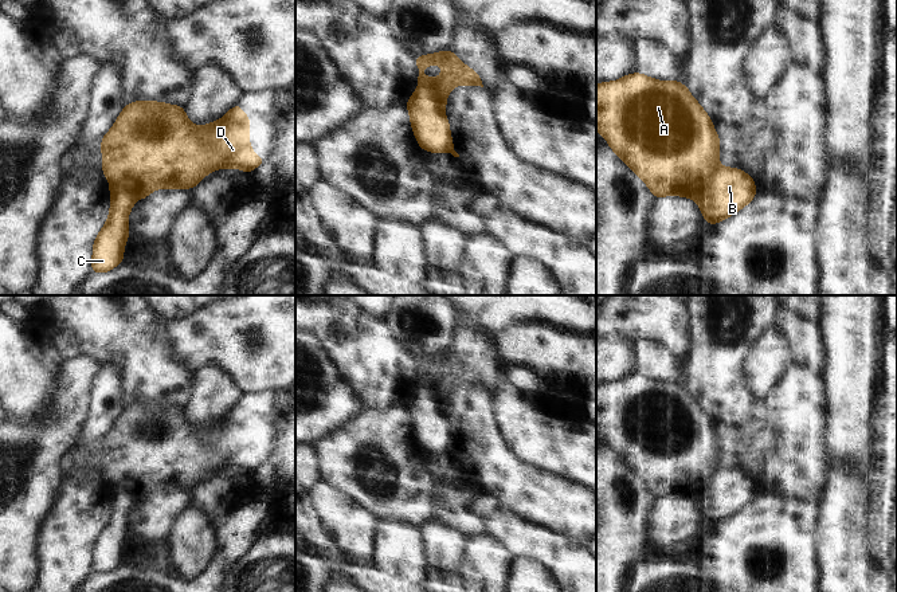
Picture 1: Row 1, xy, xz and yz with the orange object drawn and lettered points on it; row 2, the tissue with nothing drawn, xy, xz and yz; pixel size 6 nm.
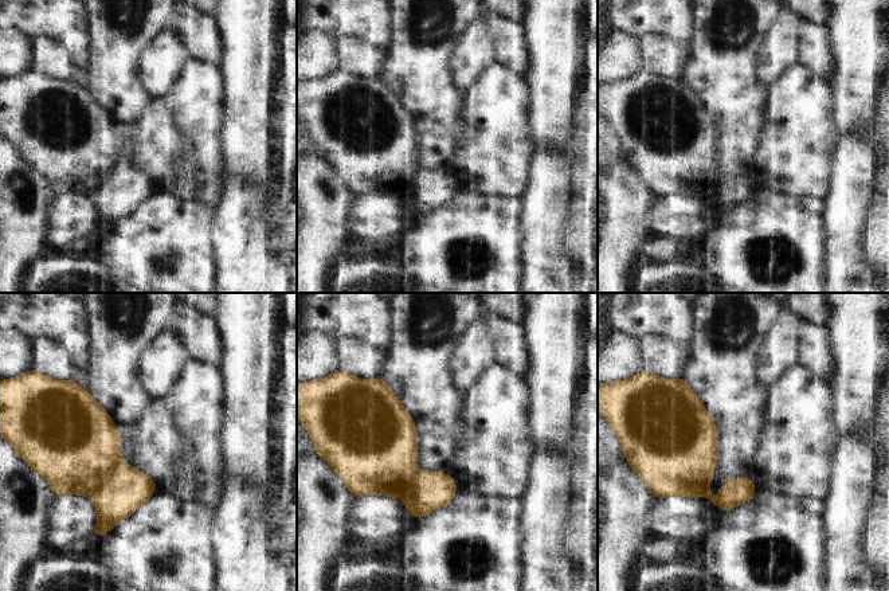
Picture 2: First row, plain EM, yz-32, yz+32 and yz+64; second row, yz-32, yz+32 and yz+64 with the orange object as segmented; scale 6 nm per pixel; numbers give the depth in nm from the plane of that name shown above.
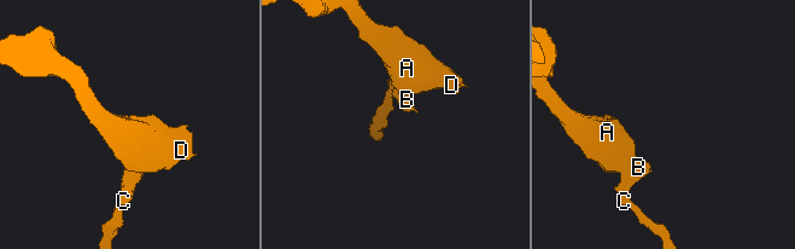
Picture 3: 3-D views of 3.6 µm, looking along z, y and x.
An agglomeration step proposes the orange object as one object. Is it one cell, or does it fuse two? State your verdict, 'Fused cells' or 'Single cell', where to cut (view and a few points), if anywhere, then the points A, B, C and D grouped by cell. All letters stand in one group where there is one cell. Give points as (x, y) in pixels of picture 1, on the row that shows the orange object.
Fused cells. Split along yz (719, 165), (708, 184), (694, 198). Groups: A D / B C

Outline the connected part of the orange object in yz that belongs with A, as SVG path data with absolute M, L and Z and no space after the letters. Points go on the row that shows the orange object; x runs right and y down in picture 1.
M635 72L615 82L596 85L596 128L615 154L646 183L655 199L667 195L696 199L718 166L720 140L714 126L686 85L675 79L659 82Z

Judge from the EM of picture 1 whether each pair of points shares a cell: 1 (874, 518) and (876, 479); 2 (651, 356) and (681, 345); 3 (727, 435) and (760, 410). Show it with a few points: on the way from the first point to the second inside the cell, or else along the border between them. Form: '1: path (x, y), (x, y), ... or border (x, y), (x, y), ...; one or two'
1: path (878, 509), (878, 489); one
2: border (637, 341), (653, 340), (662, 344), (682, 371); two
3: border (758, 400), (743, 427), (743, 445), (745, 450); two

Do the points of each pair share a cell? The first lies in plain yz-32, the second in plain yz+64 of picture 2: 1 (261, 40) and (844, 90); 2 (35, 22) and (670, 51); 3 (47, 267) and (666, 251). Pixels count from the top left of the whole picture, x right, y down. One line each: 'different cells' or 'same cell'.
1: same cell
2: different cells
3: different cells

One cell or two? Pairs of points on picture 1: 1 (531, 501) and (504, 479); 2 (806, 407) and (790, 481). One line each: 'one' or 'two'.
1: one
2: one

